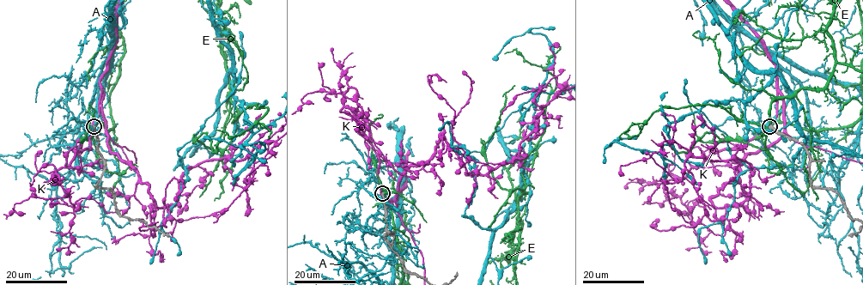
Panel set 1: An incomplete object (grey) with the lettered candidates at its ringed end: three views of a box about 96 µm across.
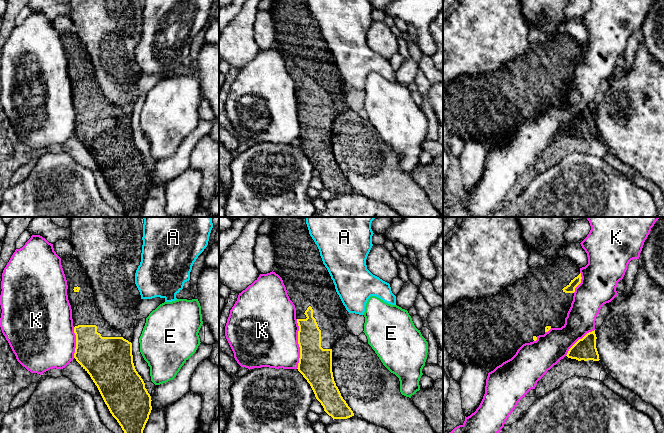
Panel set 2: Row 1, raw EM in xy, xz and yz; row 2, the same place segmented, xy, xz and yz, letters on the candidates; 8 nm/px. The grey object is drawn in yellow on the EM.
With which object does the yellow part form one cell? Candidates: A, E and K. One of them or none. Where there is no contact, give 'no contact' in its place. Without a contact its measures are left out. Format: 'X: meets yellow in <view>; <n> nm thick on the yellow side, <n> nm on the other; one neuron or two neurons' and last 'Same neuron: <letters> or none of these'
A: no contact; two neurons
E: no contact; two neurons
K: meets yellow in xz; 280 nm thick on the yellow side, 480 nm on the other; two neurons
Same neuron: none of these

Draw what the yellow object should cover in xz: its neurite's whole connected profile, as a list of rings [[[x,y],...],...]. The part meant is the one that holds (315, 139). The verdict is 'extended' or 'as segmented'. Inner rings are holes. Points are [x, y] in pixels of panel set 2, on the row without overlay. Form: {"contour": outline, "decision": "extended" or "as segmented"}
{"contour": [[[273,0],[269,12],[275,25],[273,48],[282,54],[287,70],[296,84],[300,123],[297,145],[333,196],[350,194],[354,189],[341,172],[332,148],[332,125],[335,118],[347,108],[345,94],[348,87],[336,68],[307,0]]], "decision": "extended"}

